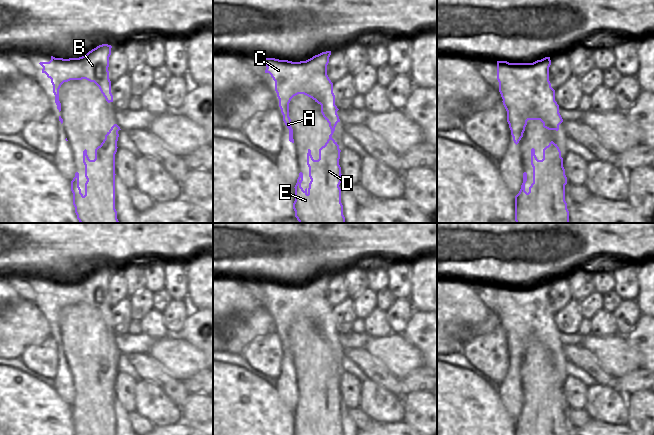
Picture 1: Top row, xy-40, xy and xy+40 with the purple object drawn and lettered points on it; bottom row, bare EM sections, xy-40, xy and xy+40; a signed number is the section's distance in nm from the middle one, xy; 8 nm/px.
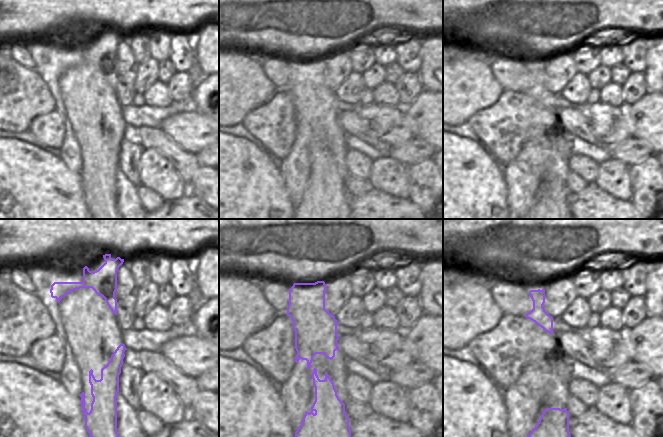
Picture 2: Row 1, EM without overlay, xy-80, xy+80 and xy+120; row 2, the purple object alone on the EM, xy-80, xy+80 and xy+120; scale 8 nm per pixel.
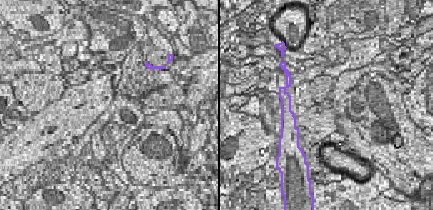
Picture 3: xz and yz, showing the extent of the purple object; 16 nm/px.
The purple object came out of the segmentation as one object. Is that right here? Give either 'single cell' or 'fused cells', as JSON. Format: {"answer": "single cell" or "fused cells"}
{"answer": "single cell"}

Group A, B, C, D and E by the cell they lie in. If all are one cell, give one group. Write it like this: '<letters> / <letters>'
A B C D E

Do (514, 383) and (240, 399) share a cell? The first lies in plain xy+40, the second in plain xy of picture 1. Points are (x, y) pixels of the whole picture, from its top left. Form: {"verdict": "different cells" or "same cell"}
{"verdict": "different cells"}

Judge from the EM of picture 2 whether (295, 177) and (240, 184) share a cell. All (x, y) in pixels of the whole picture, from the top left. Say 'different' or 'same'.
different

